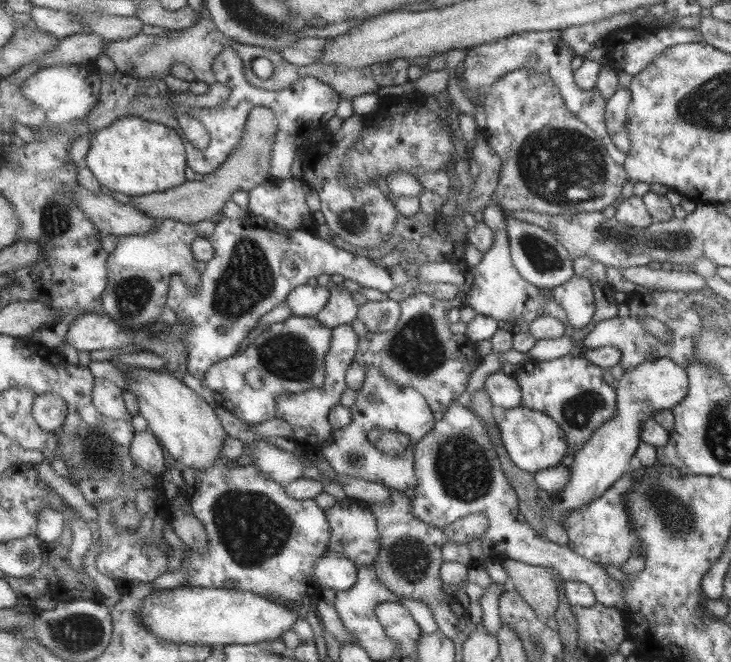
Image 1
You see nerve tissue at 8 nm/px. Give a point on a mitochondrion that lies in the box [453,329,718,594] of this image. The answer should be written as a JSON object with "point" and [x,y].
{"point":[678,520]}

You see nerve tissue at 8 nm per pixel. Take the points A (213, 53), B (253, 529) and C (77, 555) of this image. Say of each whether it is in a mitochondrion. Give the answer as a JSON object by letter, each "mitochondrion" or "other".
{"A":"other","B":"mitochondrion","C":"other"}

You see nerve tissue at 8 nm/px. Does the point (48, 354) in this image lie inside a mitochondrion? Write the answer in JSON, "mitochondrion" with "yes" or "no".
{"mitochondrion":"no"}

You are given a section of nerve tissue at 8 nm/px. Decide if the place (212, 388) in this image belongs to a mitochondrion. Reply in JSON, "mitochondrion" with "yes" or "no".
{"mitochondrion":"no"}

